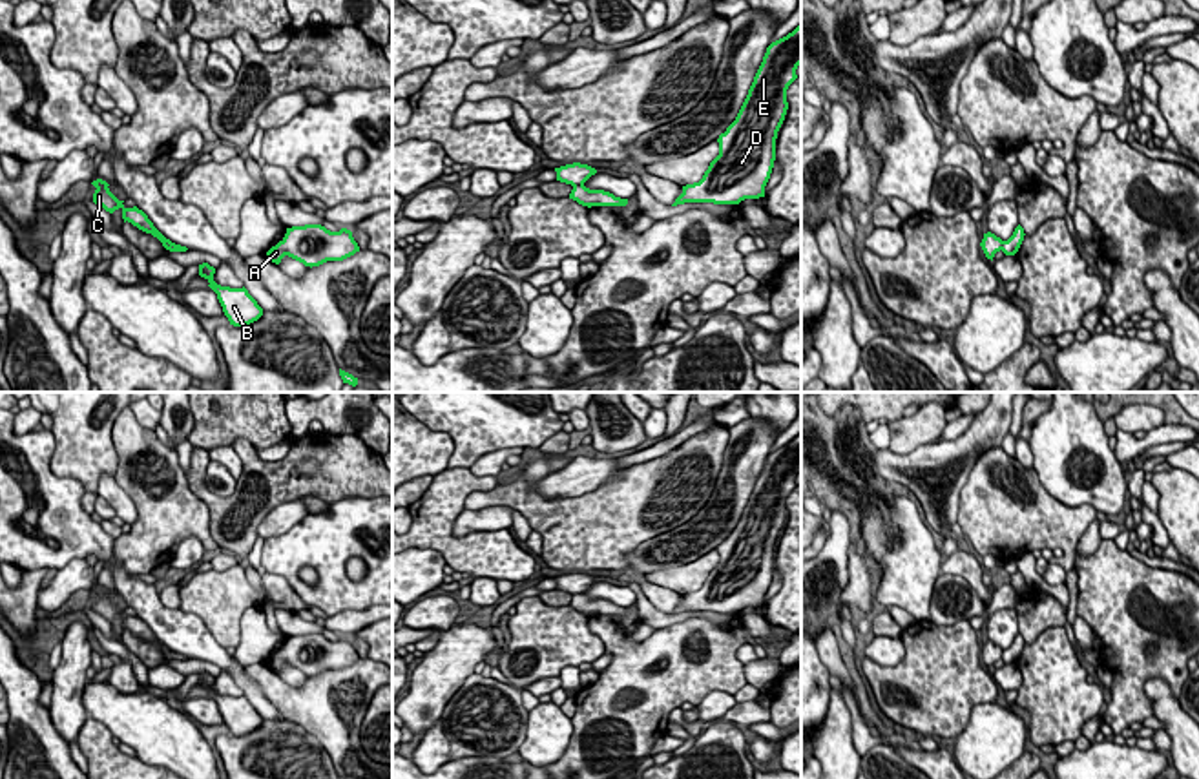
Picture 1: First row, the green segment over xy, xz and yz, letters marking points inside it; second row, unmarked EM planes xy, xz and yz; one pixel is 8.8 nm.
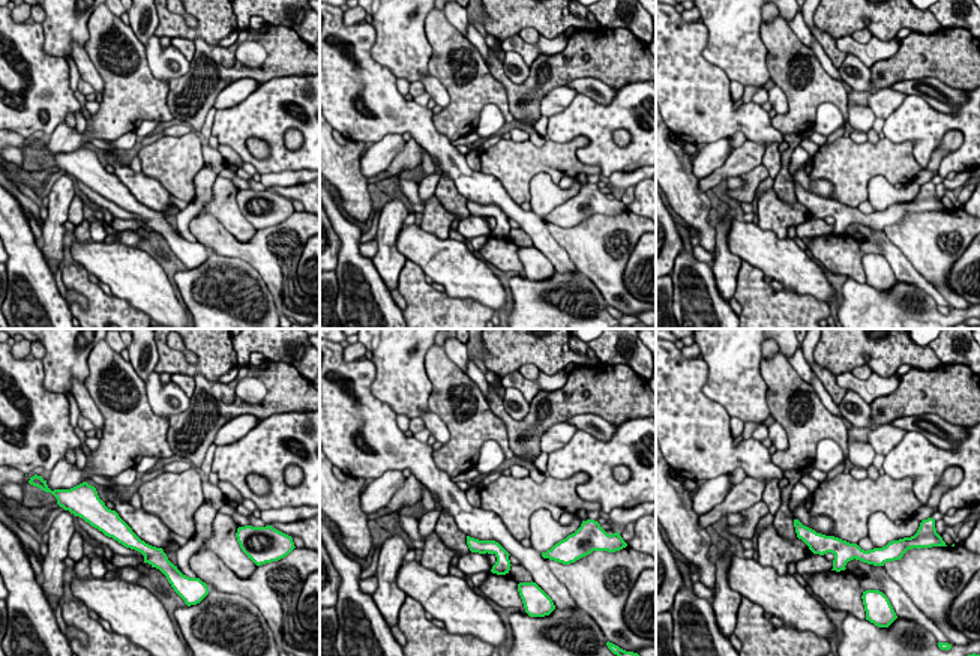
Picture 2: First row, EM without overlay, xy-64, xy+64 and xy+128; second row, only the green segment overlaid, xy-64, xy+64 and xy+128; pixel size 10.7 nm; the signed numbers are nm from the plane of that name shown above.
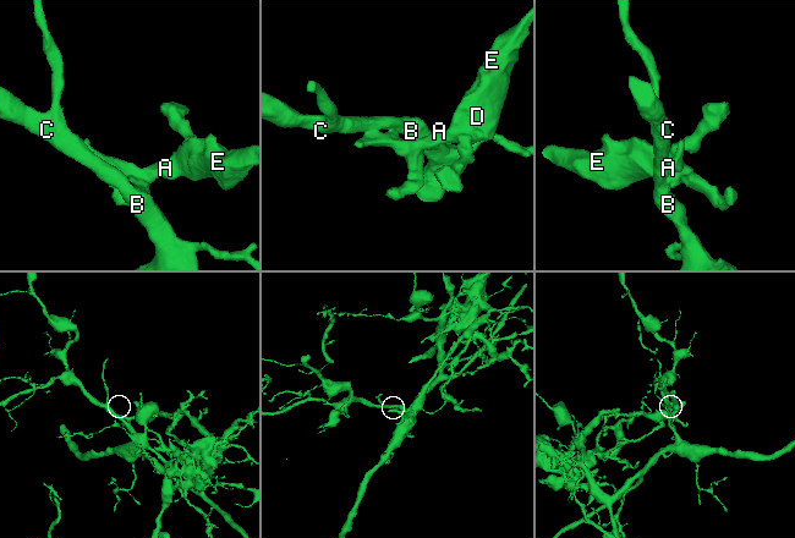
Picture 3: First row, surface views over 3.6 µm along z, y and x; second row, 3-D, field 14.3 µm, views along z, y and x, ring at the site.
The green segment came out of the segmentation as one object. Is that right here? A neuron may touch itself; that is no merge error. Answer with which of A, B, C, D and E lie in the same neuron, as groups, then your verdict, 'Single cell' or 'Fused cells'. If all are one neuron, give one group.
Groups: A D E / B C. Fused cells

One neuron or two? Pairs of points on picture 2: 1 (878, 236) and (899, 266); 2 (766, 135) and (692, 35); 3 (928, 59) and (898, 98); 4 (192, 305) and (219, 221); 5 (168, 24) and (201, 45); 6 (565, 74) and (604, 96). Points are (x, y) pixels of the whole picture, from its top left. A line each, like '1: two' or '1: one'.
1: one
2: one
3: two
4: two
5: two
6: two

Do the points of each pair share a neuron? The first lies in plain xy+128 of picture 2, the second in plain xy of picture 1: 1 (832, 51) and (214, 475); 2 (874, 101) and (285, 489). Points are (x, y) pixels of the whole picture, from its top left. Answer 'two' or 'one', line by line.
1: two
2: two

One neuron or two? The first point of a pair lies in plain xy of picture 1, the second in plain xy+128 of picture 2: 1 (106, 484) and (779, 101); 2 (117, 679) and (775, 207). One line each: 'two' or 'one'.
1: one
2: one

